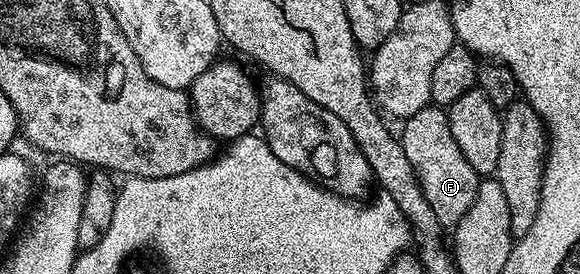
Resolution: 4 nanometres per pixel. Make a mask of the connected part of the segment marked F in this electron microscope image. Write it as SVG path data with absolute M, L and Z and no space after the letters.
M429 105L405 118L402 125L404 132L398 135L400 144L426 201L430 201L430 209L434 209L434 217L438 217L442 225L455 225L462 221L462 217L466 217L466 209L474 205L474 193L478 193L481 176L470 169L470 161L462 157L462 149L458 149L458 141L454 141L454 133L450 133L447 110Z

